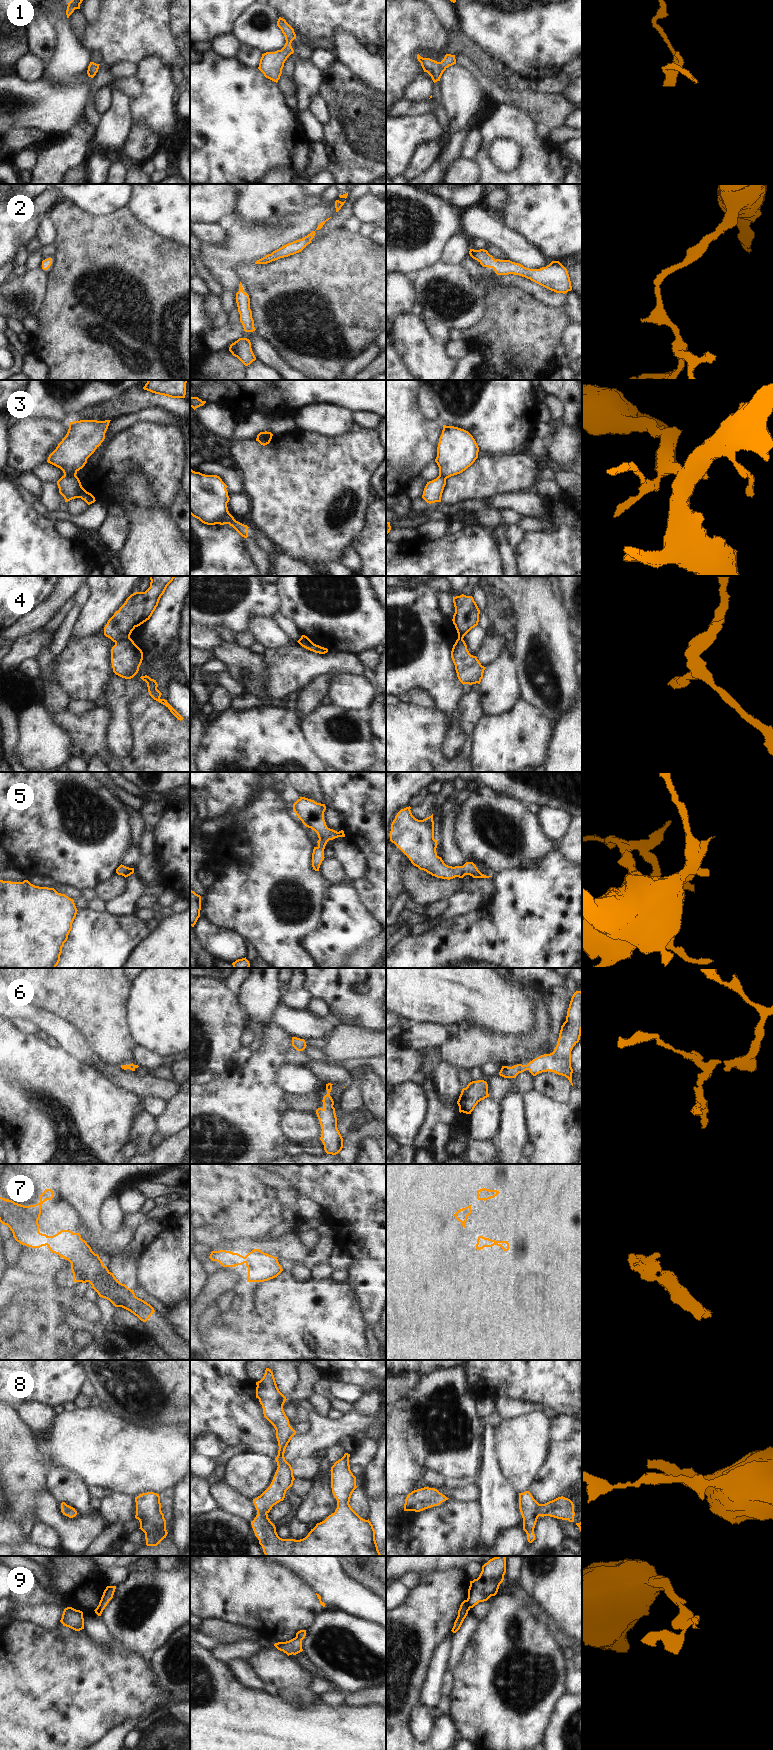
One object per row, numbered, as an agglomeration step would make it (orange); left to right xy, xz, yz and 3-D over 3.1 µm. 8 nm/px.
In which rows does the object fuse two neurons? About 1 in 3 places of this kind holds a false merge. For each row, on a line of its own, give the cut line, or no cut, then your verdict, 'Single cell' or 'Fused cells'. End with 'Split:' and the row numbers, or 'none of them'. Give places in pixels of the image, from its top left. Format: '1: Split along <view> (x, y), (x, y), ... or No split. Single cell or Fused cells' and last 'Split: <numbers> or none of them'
1: No split. Single cell
2: No split. Single cell
3: Split along xz (271, 435), (257, 437). Fused cells
4: Split along xy (130, 638), (119, 640), (115, 643). Fused cells
5: No split. Single cell
6: No split. Single cell
7: No split. Single cell
8: No split. Single cell
9: Split along yz (466, 1600), (470, 1607). Fused cells
Split: 3, 4, 9

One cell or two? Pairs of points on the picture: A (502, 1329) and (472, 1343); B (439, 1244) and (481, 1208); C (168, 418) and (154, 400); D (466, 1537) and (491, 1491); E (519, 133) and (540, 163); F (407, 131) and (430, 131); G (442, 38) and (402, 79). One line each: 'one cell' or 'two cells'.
A: one cell
B: two cells
C: two cells
D: two cells
E: one cell
F: one cell
G: one cell

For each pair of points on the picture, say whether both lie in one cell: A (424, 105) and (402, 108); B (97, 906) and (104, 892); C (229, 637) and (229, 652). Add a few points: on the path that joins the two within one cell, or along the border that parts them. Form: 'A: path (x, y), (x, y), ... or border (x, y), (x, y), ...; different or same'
A: path (419, 108), (407, 108); same
B: border (96, 897), (103, 904); different
C: border (225, 642), (237, 645); different

